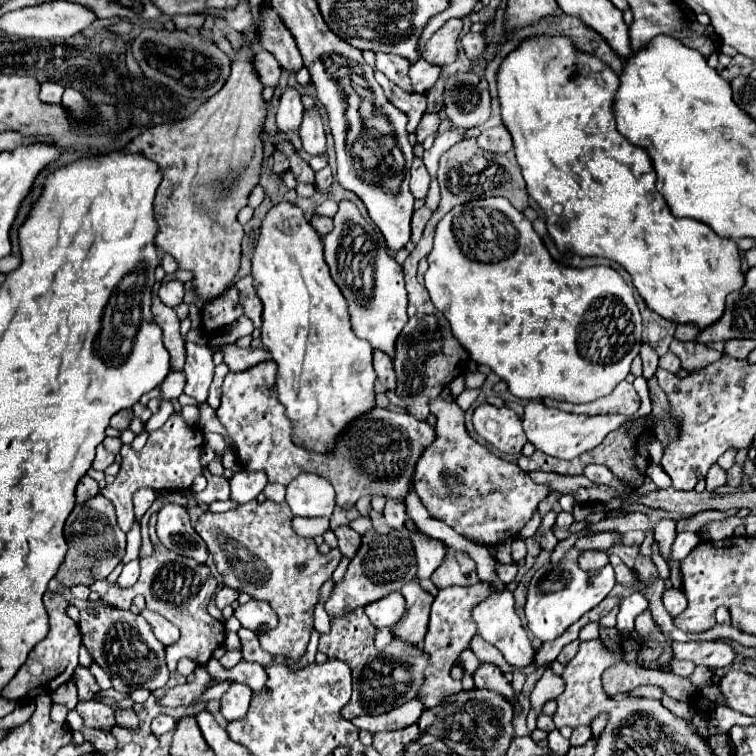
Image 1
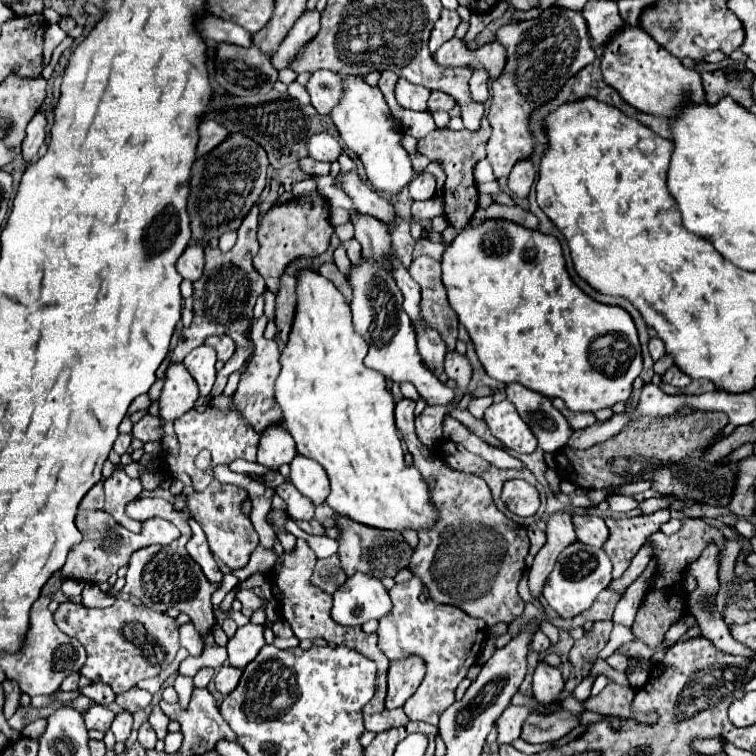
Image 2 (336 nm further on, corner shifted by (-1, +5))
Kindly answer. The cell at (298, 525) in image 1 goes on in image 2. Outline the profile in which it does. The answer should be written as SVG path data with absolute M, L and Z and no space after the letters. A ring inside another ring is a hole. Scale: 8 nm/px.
M283 482L275 492L287 502L289 518L293 518L293 520L311 520L313 518L315 506L291 482Z

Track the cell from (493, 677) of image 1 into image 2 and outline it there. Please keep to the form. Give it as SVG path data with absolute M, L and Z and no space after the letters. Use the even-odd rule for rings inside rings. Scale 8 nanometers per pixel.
M569 696L565 700L565 710L557 710L553 714L529 714L523 726L523 740L529 744L555 742L579 726L579 716L583 712L583 702Z

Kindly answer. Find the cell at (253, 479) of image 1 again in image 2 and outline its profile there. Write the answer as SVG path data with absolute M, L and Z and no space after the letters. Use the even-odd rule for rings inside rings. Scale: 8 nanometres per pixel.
M271 424L259 440L259 452L257 452L257 462L263 466L269 466L277 470L283 464L289 464L297 456L293 436L287 432L285 424Z

